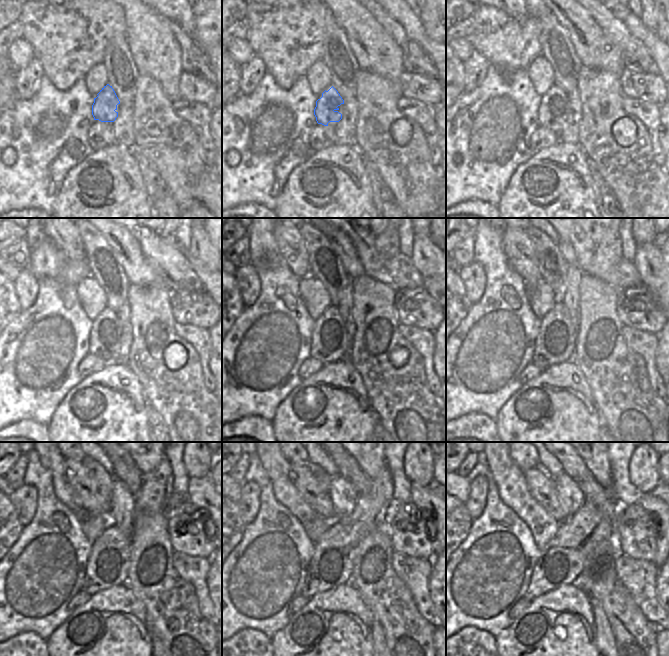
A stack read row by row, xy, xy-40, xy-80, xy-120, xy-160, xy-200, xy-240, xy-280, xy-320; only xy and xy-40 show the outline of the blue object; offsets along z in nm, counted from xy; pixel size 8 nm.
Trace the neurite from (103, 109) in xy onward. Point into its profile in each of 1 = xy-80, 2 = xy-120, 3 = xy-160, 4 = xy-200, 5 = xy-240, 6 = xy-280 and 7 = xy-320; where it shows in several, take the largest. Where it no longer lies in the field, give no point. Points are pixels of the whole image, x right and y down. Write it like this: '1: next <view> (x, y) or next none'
1: next xy-80 (547, 105)
2: next xy-120 (99, 330)
3: next xy-160 (317, 351)
4: next xy-200 (543, 357)
5: next xy-240 (95, 581)
6: next xy-280 (319, 579)
7: next xy-320 (544, 578)

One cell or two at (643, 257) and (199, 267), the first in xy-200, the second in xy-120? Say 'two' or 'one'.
two

